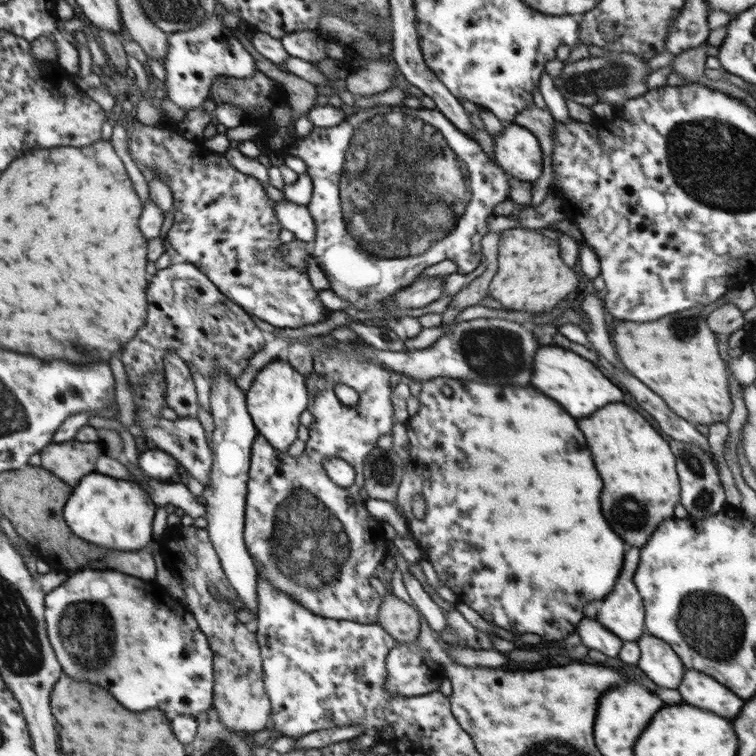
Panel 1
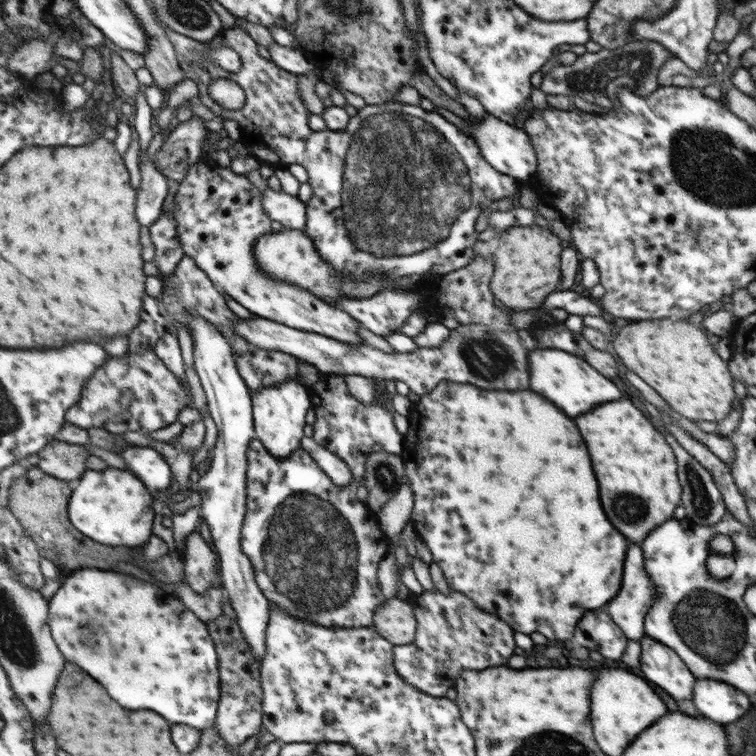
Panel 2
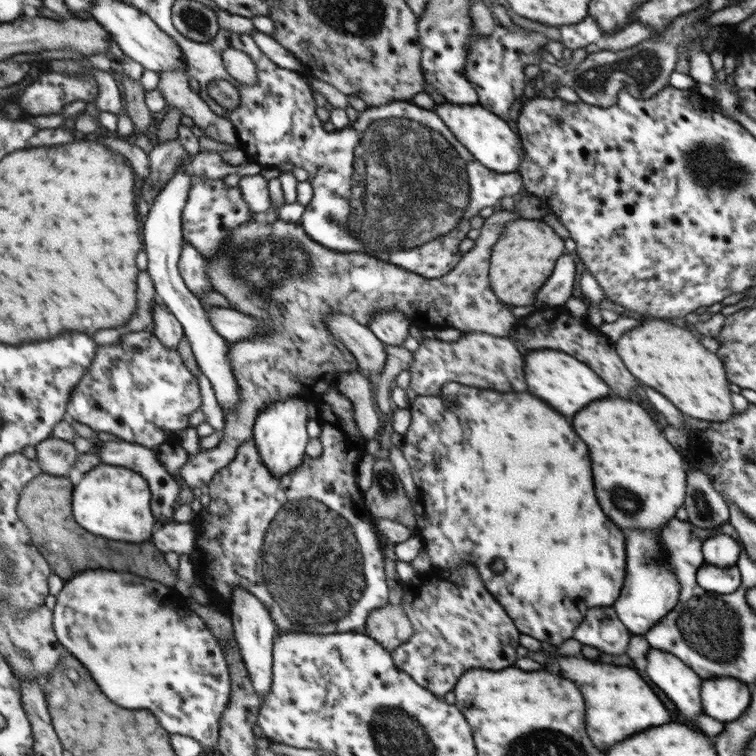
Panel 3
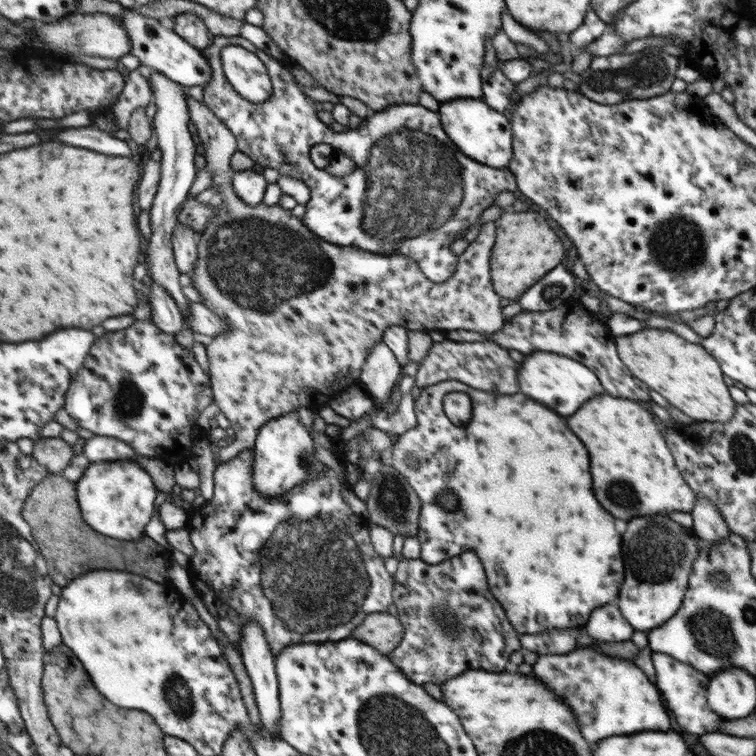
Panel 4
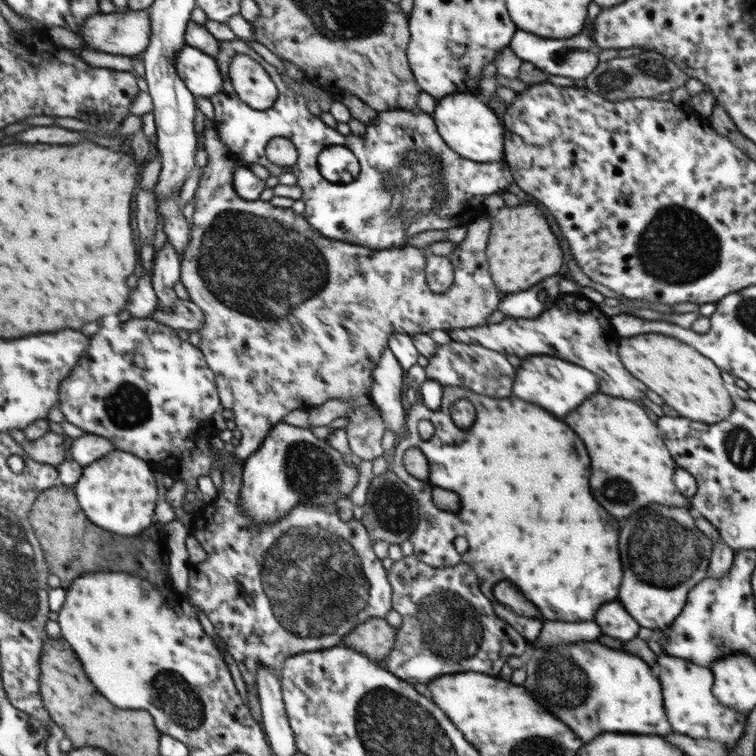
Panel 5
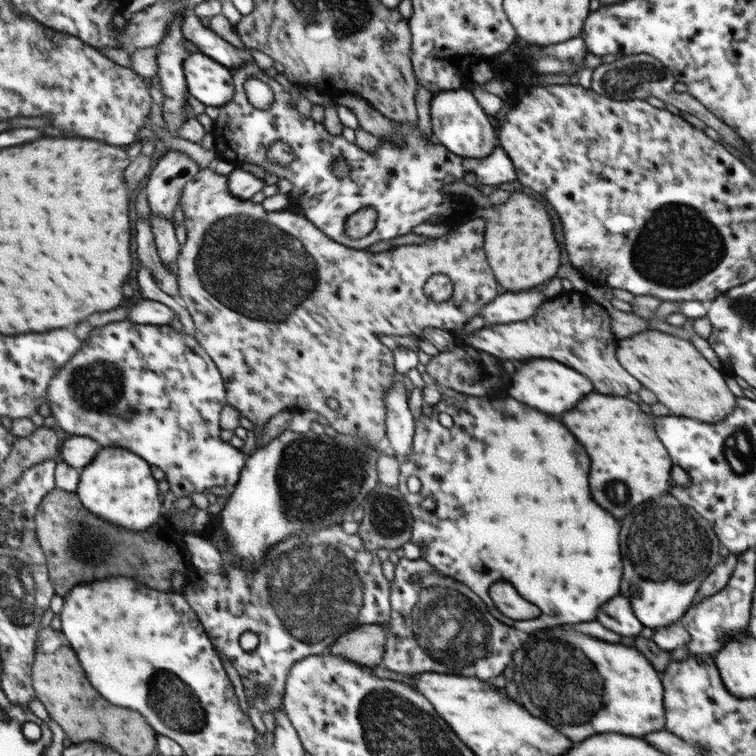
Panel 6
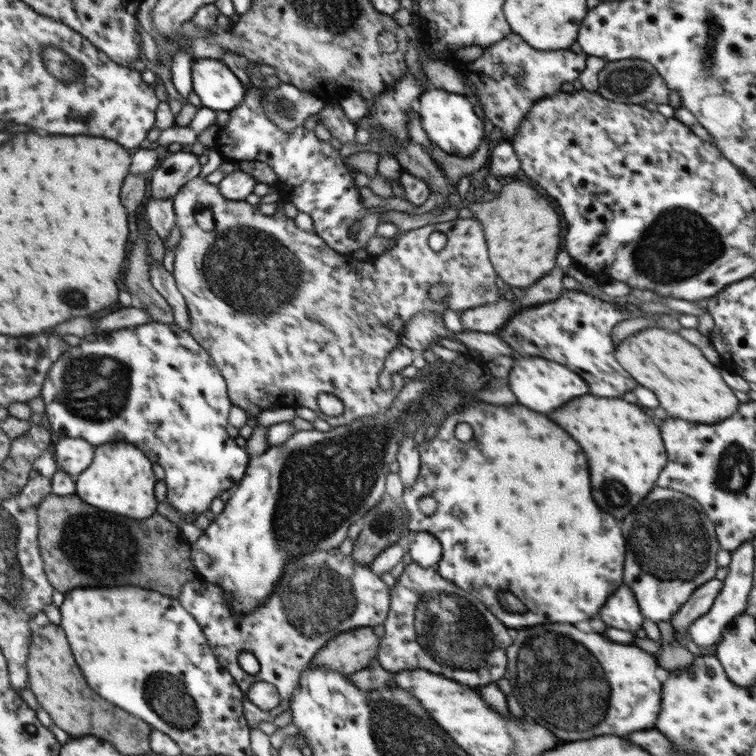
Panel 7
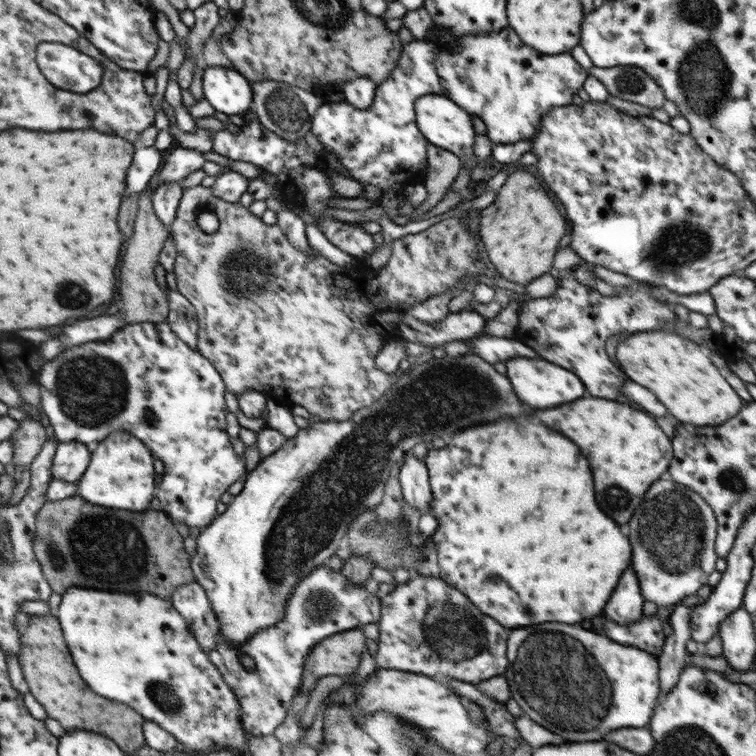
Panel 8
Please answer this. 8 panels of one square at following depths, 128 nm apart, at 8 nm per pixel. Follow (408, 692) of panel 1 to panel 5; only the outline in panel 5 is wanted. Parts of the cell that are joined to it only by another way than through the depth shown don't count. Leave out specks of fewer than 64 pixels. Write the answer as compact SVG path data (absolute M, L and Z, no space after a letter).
M410 555L402 557L402 559L398 561L394 561L392 567L387 570L387 577L392 586L393 609L402 617L402 624L396 633L394 648L392 648L392 651L384 660L388 666L388 671L394 676L398 676L412 685L417 682L420 682L420 684L428 684L431 680L434 680L439 676L456 674L456 672L461 673L462 671L484 672L484 674L488 674L488 676L496 676L496 674L502 670L502 666L506 664L506 660L508 660L510 656L520 656L520 654L524 654L526 639L519 632L516 632L510 624L507 624L504 620L496 616L494 608L492 608L492 602L484 596L480 589L480 582L476 576L475 570L470 568L465 562L457 564L456 566L434 568L428 566L425 562L418 560L414 555Z

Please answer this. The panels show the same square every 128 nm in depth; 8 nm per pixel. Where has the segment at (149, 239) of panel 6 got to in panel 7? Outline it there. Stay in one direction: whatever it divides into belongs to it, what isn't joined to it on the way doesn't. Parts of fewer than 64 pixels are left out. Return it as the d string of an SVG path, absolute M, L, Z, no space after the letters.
M149 255L149 264L151 265L151 280L154 287L167 299L167 303L171 305L174 312L175 323L182 329L189 330L189 310L182 296L182 293L177 287L175 276L166 271L163 265L158 265Z

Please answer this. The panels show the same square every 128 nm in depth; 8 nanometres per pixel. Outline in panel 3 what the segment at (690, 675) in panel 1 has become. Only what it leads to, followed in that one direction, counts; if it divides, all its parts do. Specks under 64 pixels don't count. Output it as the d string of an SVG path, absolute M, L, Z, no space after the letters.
M732 677L704 679L701 690L703 712L726 724L743 716L751 703L750 686Z

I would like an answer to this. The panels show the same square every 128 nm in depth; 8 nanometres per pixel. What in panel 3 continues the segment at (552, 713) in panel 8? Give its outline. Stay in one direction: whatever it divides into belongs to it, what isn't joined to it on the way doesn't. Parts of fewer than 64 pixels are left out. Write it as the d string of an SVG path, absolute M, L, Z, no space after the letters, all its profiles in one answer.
M562 656L546 662L546 670L558 676L564 676L576 684L592 684L580 686L586 706L586 732L590 740L600 748L608 750L612 742L626 740L632 734L638 734L652 726L662 726L670 722L670 712L658 700L654 690L648 682L632 668L626 666L612 666L612 664L598 664L586 658L572 658Z

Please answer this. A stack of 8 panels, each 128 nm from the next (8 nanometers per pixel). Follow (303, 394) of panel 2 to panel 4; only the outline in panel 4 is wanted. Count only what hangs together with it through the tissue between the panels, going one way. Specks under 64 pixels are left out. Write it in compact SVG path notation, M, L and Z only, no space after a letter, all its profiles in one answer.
M295 411L269 420L258 431L254 451L253 484L260 496L280 496L292 490L295 486L303 484L305 480L312 480L319 472L325 472L327 466L315 457L315 442L309 430L300 422Z

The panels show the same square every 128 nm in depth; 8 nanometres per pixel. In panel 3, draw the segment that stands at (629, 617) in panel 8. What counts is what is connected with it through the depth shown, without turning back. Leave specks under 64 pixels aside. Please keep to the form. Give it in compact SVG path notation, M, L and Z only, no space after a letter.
M612 606L590 608L584 622L573 634L578 642L594 646L606 654L624 654L632 635Z

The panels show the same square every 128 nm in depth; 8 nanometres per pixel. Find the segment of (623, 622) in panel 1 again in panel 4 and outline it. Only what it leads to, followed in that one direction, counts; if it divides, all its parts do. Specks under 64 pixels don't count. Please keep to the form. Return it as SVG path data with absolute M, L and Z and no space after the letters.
M670 514L634 518L628 522L628 528L622 536L626 576L616 603L626 622L635 631L650 632L665 624L682 605L686 586L676 584L674 588L674 578L678 570L684 568L684 564L688 564L690 572L693 571L694 561L701 555L700 538L692 528L672 520Z

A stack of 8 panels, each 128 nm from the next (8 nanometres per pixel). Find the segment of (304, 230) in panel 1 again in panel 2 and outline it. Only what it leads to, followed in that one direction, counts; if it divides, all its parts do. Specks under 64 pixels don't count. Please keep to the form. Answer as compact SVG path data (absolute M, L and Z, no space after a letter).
M268 188L261 192L261 205L264 212L283 227L305 230L307 206L297 196Z

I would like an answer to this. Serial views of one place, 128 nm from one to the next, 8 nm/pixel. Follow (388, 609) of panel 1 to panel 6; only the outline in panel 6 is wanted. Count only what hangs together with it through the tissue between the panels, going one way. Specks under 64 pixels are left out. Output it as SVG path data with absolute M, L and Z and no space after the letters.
M361 625L339 636L326 653L344 657L356 665L373 668L384 658L386 635L380 625Z

